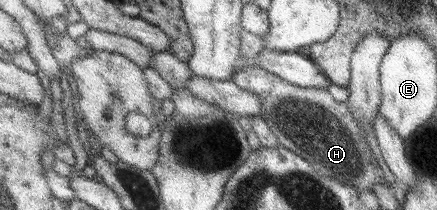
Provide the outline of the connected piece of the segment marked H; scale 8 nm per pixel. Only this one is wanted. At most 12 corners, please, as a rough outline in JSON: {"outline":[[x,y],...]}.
{"outline":[[259,66],[236,82],[280,145],[363,192],[387,184],[346,101]]}

